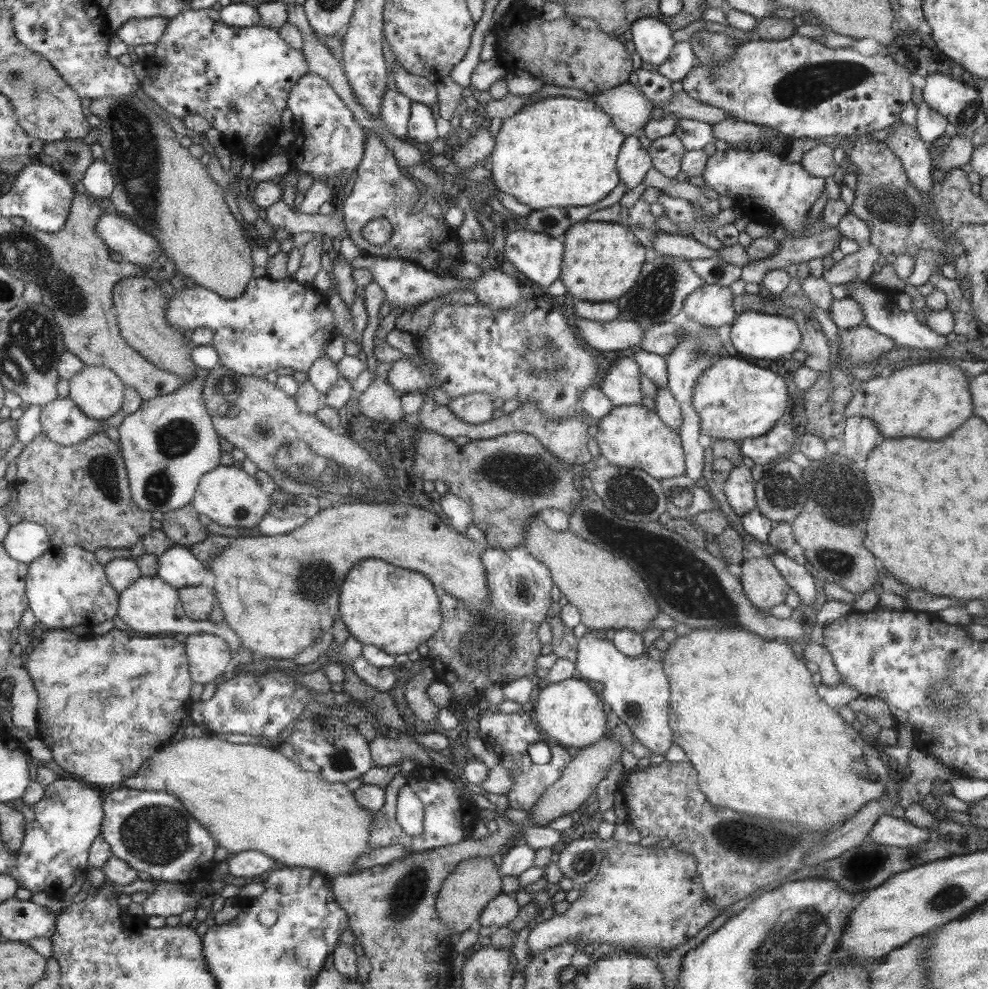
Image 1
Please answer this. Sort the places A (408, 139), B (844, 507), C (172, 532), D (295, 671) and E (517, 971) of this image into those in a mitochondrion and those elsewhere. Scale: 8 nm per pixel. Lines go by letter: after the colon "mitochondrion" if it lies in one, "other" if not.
A: other
B: mitochondrion
C: other
D: other
E: other

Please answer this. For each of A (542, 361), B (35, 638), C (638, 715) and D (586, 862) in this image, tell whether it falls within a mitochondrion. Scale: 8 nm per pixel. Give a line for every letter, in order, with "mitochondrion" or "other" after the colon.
A: mitochondrion
B: other
C: mitochondrion
D: mitochondrion

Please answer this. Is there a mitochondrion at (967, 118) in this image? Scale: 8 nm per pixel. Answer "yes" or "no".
yes

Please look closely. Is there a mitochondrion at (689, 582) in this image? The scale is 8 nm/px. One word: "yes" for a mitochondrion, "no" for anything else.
yes

